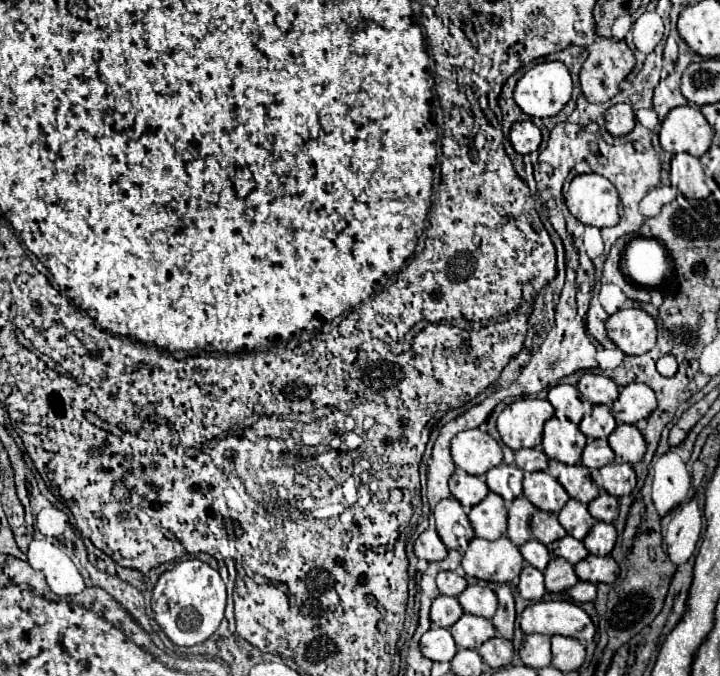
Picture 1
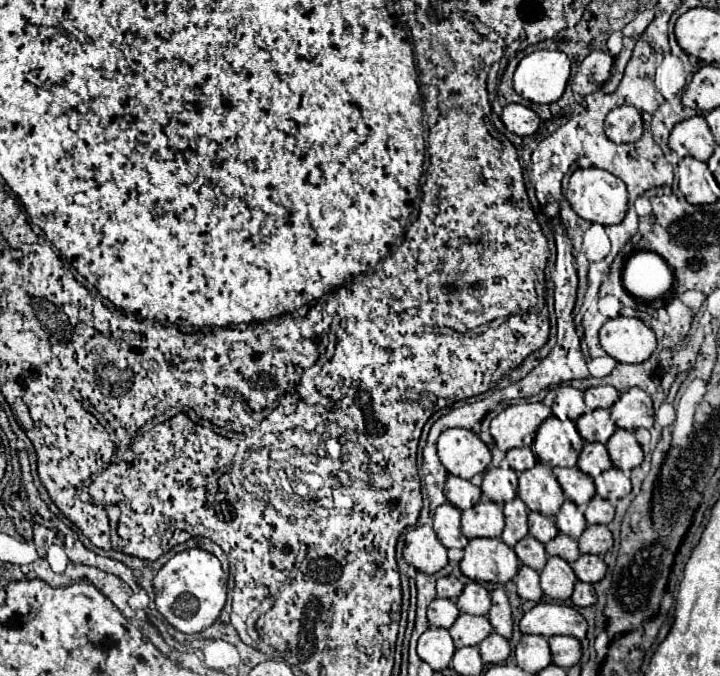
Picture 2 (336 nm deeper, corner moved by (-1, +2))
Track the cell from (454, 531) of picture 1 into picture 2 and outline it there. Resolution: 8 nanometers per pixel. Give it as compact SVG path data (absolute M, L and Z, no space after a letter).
M443 503L433 513L433 529L435 529L439 541L447 549L453 549L453 547L465 549L465 545L467 545L467 539L461 533L459 519L461 519L461 511L451 503Z

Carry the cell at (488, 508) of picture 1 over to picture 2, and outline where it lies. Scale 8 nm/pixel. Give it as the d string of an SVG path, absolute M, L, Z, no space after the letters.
M479 501L461 513L461 531L467 539L475 537L501 537L505 525L503 511L493 501Z

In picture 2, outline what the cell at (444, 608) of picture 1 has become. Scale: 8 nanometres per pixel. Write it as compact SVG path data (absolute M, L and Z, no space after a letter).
M437 597L427 607L427 619L429 619L429 625L433 625L433 627L445 627L447 629L455 623L457 617L459 617L459 609L457 609L455 601L451 601L451 599Z

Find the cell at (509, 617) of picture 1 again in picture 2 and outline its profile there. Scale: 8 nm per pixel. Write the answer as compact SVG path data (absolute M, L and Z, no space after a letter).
M495 589L493 591L493 605L489 609L489 621L493 625L493 629L509 639L511 637L511 629L513 629L513 619L511 619L511 607L509 607L509 599L505 595L503 589Z

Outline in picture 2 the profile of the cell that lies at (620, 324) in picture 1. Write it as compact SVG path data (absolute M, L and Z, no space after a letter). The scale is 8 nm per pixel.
M635 317L609 319L599 331L599 343L619 363L641 363L657 349L651 327Z

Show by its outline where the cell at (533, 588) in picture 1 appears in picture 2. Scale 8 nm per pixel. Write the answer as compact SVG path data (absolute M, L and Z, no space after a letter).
M521 565L515 577L515 585L517 585L517 595L521 599L529 599L537 603L543 597L543 591L539 587L539 573L535 569L529 569L527 565Z

